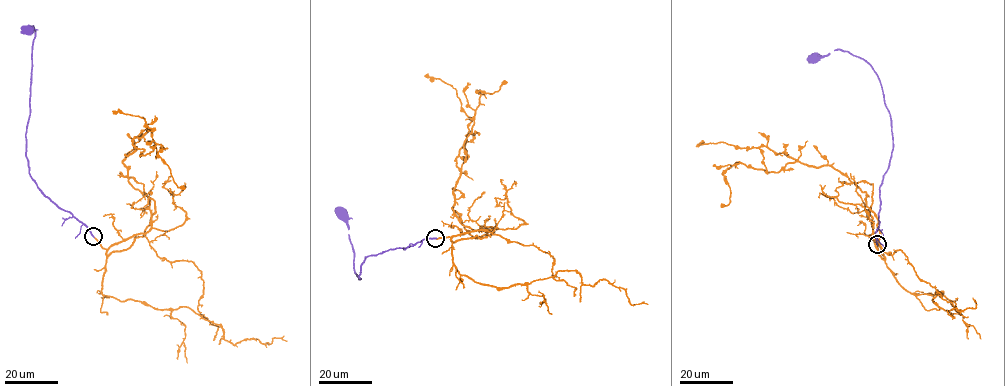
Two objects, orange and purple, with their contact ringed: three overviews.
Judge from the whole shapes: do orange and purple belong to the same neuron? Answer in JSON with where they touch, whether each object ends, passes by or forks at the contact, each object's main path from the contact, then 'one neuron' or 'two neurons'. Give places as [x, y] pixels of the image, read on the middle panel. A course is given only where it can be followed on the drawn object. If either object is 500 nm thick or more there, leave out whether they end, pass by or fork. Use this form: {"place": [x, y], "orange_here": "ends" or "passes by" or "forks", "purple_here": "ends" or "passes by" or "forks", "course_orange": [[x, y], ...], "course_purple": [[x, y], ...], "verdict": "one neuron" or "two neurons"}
{"place": [435, 238], "orange_here": "ends", "purple_here": "ends", "course_orange": [[435, 238], [490, 231], [470, 234], [453, 190], [476, 90], [491, 94], [507, 82]], "course_purple": [[435, 238], [367, 257], [359, 280], [347, 217], [341, 213]], "verdict": "one neuron"}

